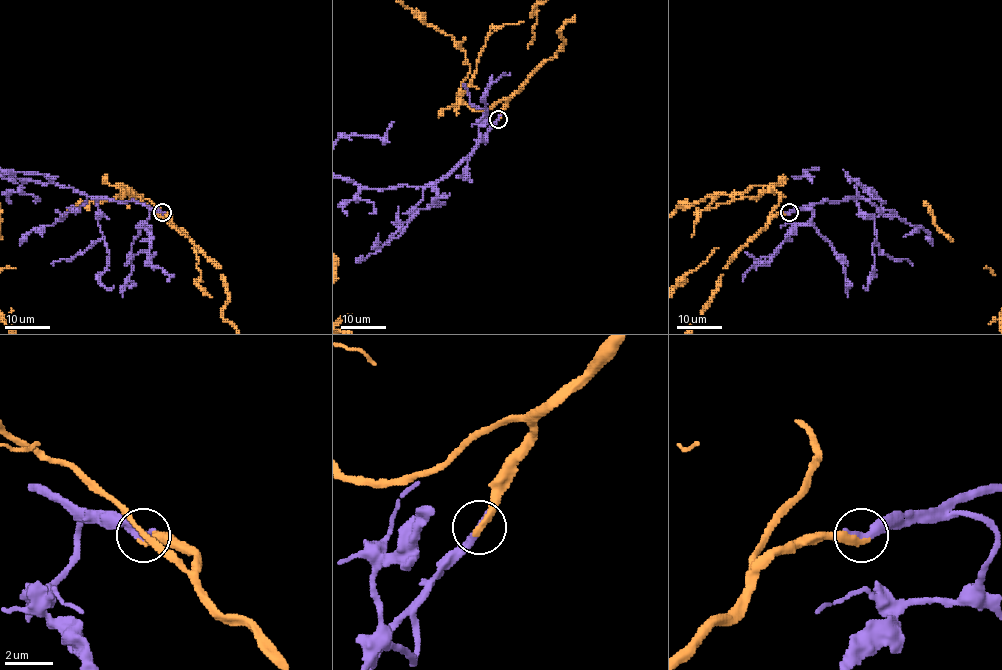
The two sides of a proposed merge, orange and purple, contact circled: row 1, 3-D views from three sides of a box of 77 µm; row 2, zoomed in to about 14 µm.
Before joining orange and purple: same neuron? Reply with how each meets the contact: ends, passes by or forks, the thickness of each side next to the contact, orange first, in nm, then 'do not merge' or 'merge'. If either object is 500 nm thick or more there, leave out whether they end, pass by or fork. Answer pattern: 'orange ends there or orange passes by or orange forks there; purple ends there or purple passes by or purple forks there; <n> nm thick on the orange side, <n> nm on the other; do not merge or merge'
orange ends there; purple ends there; 300 nm thick on the orange side, 360 nm on the other; merge

